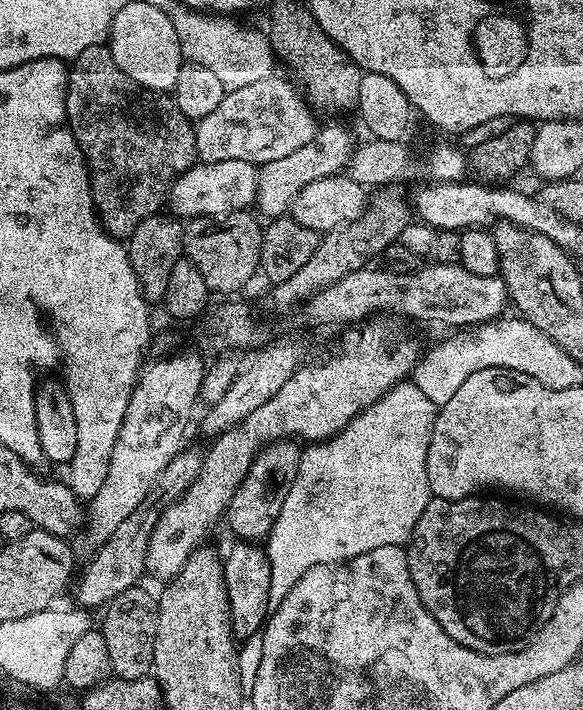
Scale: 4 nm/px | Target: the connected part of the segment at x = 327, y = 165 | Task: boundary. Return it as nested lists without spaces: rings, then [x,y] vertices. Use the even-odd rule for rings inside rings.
[[[328,124],[325,128],[324,125],[317,127],[314,138],[310,138],[306,146],[298,146],[298,150],[293,150],[282,158],[274,158],[274,162],[259,169],[258,206],[260,204],[261,212],[259,215],[264,218],[285,215],[291,209],[294,198],[298,198],[300,191],[310,186],[310,182],[318,182],[318,178],[341,175],[347,169],[353,151],[352,136],[342,125]]]

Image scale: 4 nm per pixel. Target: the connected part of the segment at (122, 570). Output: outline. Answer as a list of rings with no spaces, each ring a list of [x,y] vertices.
[[[145,502],[140,505],[130,518],[123,520],[110,534],[103,544],[96,550],[96,557],[92,560],[92,565],[84,572],[84,577],[80,580],[80,585],[76,588],[75,602],[81,609],[97,610],[103,609],[118,594],[126,590],[137,587],[141,583],[140,576],[144,572],[144,558],[146,556],[146,546],[150,542],[150,534],[158,522],[162,508],[161,505]]]

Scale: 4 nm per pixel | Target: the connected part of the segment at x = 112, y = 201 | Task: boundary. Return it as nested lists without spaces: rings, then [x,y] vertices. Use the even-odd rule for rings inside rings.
[[[107,43],[88,46],[72,62],[67,116],[88,165],[101,227],[116,239],[126,240],[140,222],[155,215],[178,174],[197,163],[193,121],[178,110],[171,95],[151,91],[130,79],[114,62]]]

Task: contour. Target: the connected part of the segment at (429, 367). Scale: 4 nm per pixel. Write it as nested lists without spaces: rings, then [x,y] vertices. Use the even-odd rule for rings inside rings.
[[[497,318],[487,324],[473,327],[463,334],[449,335],[452,336],[449,340],[434,345],[429,352],[427,349],[412,367],[411,382],[432,394],[435,394],[434,392],[451,394],[454,390],[458,390],[458,386],[462,386],[462,382],[466,382],[466,378],[470,378],[470,374],[478,374],[478,370],[505,368],[511,372],[526,374],[547,388],[557,387],[556,344],[550,342],[546,334],[538,331],[528,320],[504,319]]]

